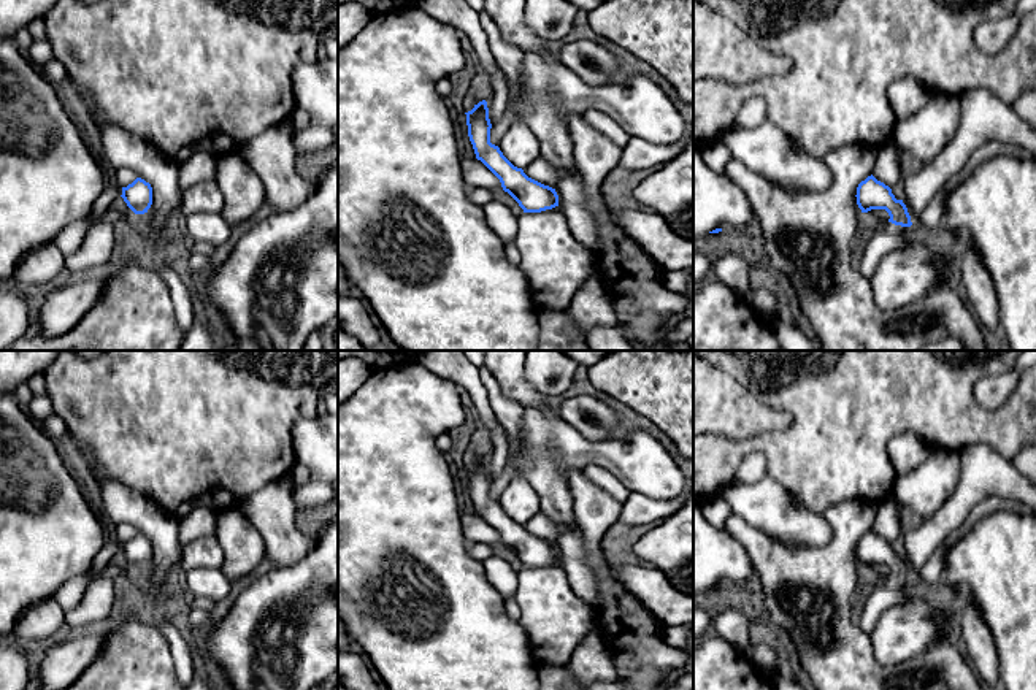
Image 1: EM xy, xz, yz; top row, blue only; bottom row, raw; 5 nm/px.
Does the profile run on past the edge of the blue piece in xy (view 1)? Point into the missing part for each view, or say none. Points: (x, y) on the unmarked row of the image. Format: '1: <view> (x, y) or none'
1: none

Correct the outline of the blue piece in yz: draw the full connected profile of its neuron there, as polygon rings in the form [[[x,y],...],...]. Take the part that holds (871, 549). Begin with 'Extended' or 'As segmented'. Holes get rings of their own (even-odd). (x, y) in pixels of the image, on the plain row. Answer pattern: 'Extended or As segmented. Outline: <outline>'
Extended. Outline: [[[873,530],[857,542],[857,560],[861,568],[885,565],[890,574],[881,582],[869,582],[861,606],[858,627],[869,636],[881,614],[893,606],[901,606],[919,590],[912,585],[911,571],[903,555],[896,555],[892,544]]]

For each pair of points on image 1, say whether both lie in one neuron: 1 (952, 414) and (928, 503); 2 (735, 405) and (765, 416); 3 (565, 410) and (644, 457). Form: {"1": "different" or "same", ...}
{"1": "different", "2": "same", "3": "different"}

